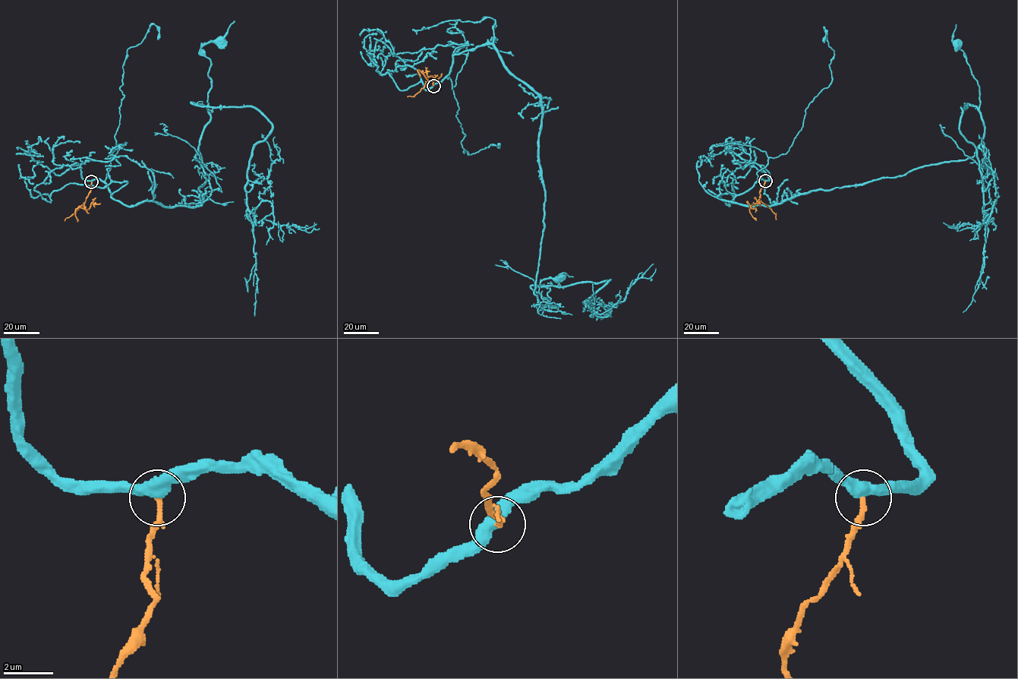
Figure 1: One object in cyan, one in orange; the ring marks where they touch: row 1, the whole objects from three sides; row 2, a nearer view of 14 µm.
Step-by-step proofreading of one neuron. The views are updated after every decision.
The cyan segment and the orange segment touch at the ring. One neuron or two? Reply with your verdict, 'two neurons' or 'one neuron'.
two neurons

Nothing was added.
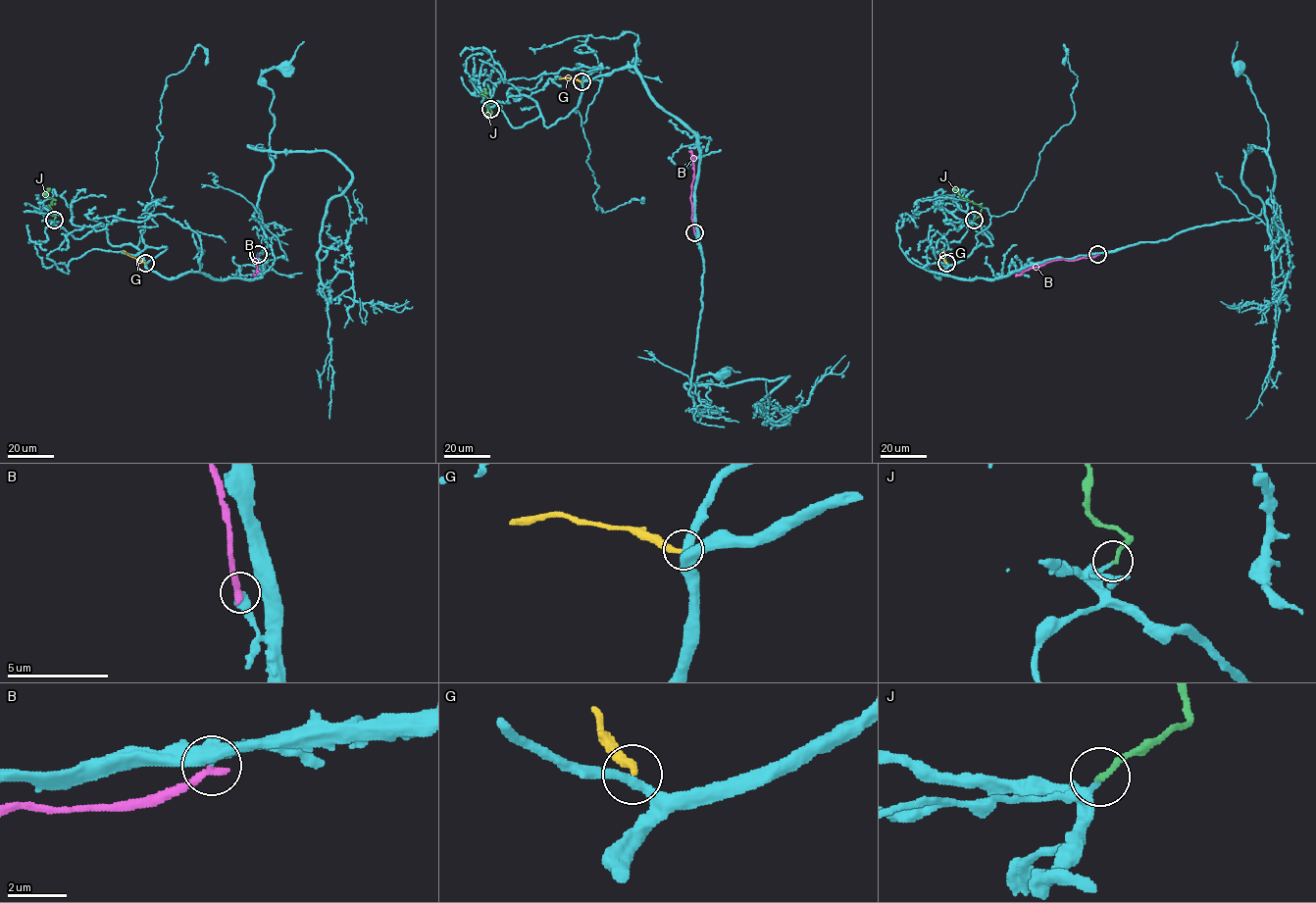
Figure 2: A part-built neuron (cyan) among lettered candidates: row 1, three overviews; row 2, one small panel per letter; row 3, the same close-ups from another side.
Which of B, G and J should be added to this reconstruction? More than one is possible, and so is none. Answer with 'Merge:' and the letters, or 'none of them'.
Merge: J

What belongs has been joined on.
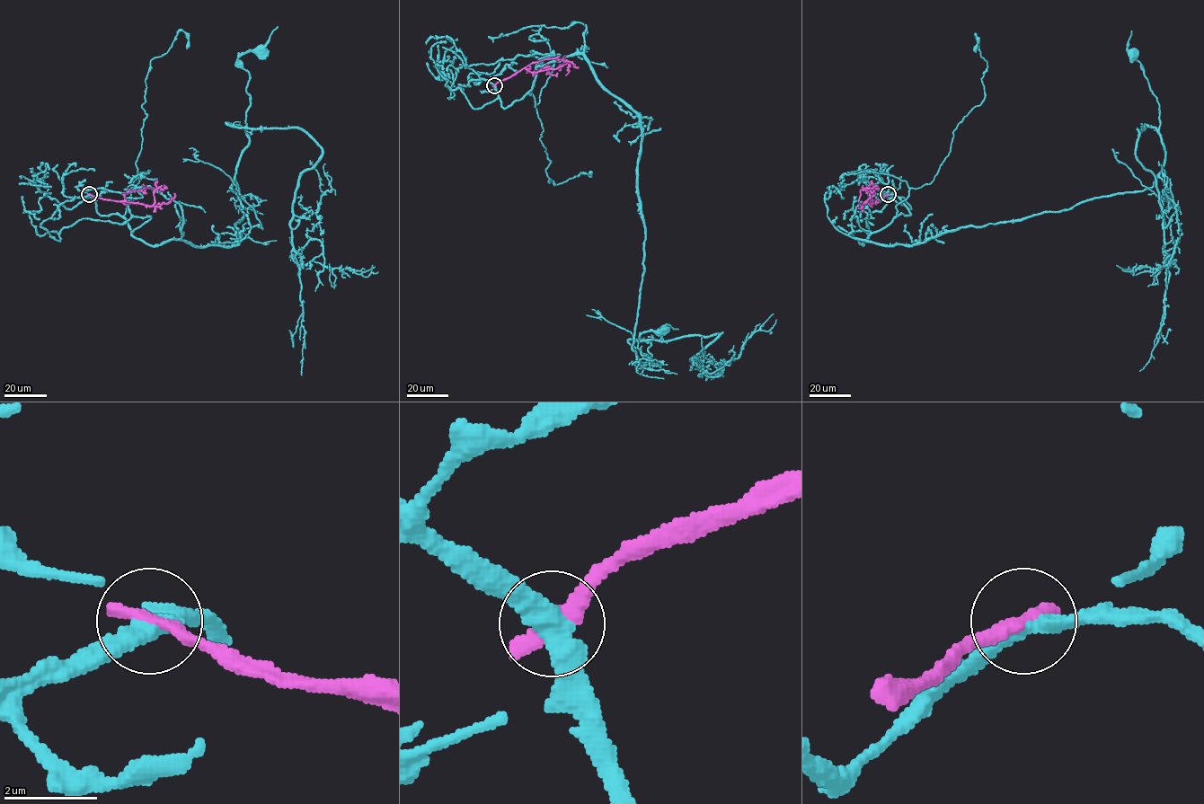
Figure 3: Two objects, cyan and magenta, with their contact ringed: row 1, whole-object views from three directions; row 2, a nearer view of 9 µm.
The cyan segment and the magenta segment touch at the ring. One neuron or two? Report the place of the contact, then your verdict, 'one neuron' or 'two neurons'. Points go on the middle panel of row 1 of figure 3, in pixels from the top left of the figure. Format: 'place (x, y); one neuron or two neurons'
place (494, 85); two neurons

